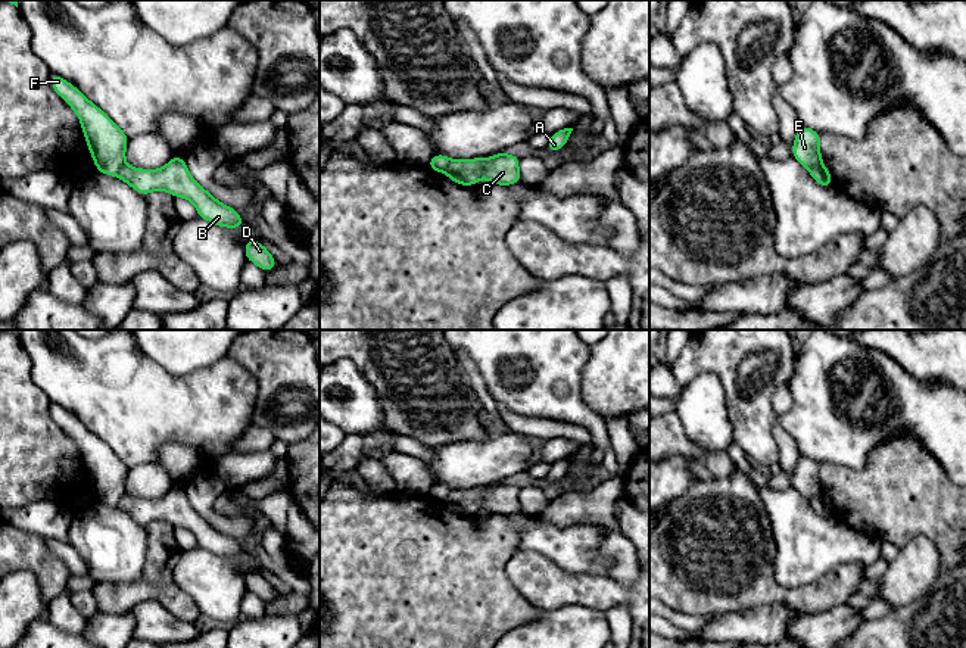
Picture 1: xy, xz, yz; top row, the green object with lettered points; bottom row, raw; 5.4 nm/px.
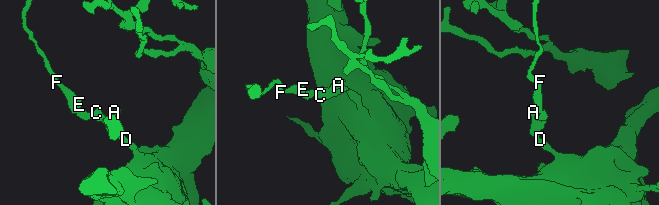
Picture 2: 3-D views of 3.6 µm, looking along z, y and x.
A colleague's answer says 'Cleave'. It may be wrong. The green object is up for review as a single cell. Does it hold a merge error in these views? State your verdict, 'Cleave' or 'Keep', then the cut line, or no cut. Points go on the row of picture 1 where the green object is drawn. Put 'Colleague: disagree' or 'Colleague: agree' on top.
Colleague: agree
Cleave. Split along yz (820, 162), (810, 173)

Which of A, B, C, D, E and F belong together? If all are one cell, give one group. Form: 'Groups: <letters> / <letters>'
Groups: A B C D / E F

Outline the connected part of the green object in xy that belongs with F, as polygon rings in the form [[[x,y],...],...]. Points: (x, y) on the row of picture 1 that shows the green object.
[[[52,72],[50,82],[80,118],[97,171],[116,177],[125,165],[125,149],[130,138],[100,108],[66,80]]]

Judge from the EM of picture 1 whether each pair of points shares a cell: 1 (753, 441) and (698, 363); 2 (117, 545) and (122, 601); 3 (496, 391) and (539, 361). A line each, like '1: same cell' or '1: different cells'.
1: same cell
2: different cells
3: same cell

